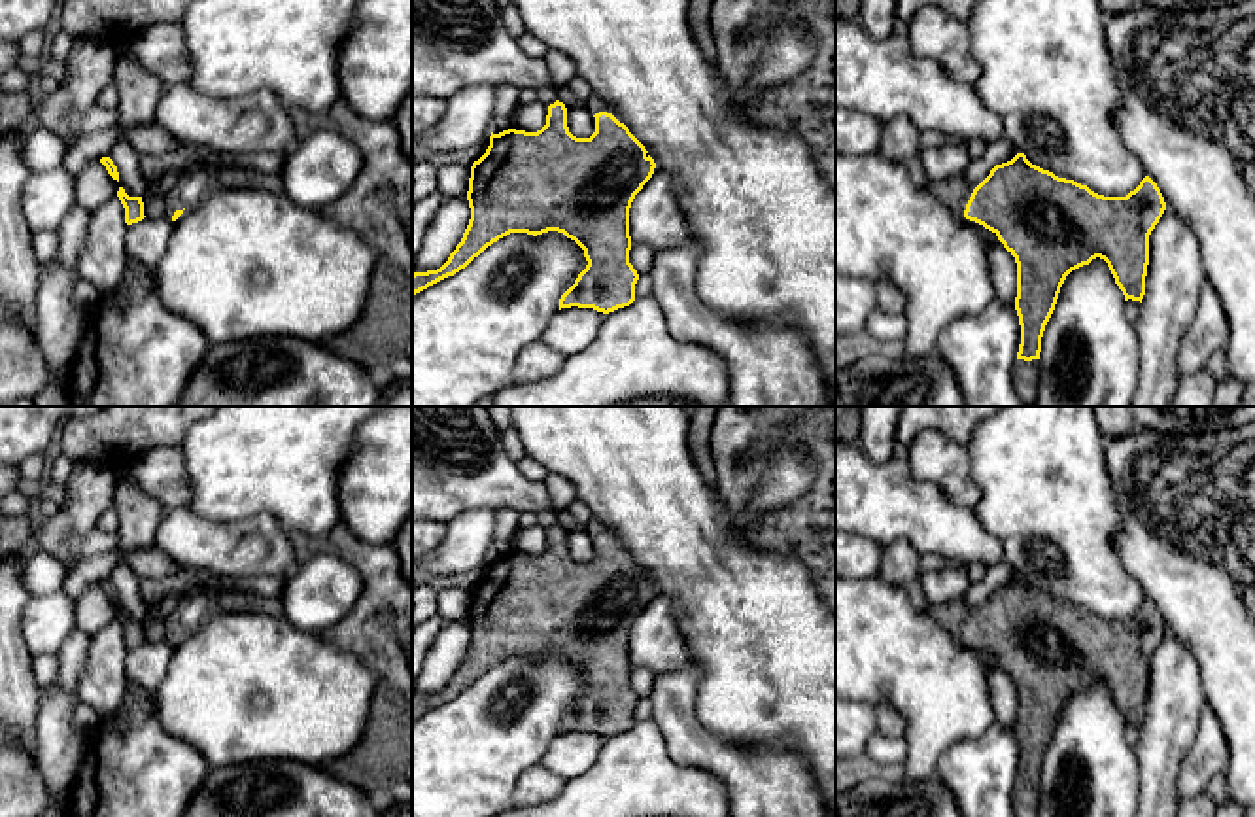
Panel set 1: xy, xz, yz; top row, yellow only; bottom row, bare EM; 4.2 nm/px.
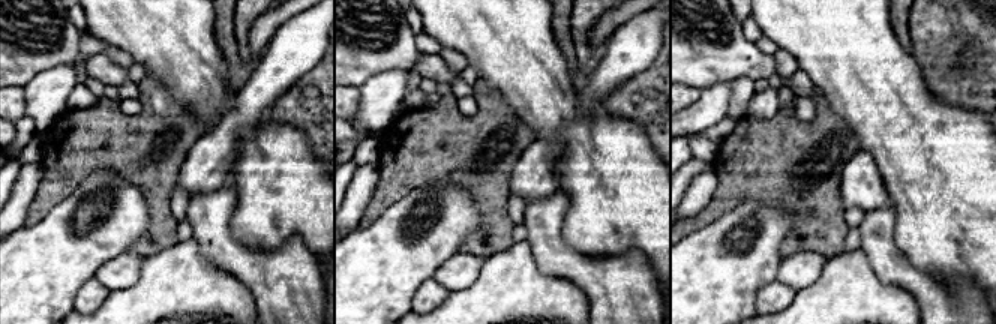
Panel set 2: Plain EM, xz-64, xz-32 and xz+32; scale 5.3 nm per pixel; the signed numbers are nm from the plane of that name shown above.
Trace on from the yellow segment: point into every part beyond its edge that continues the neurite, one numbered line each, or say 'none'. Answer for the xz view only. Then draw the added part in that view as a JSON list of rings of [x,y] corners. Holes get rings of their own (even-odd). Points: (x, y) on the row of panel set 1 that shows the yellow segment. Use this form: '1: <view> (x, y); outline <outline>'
1: xz (594, 104); outline [[[595,93],[590,95],[586,108],[590,113],[599,113],[599,112],[607,112],[607,104],[601,96],[597,96]]]

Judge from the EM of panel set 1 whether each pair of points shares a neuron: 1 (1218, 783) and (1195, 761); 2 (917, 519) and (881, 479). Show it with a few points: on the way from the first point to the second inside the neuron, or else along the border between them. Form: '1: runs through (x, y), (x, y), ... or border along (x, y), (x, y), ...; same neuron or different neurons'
1: border along (1225, 768), (1212, 778), (1204, 791); different neurons
2: runs through (908, 509), (887, 488); same neuron

